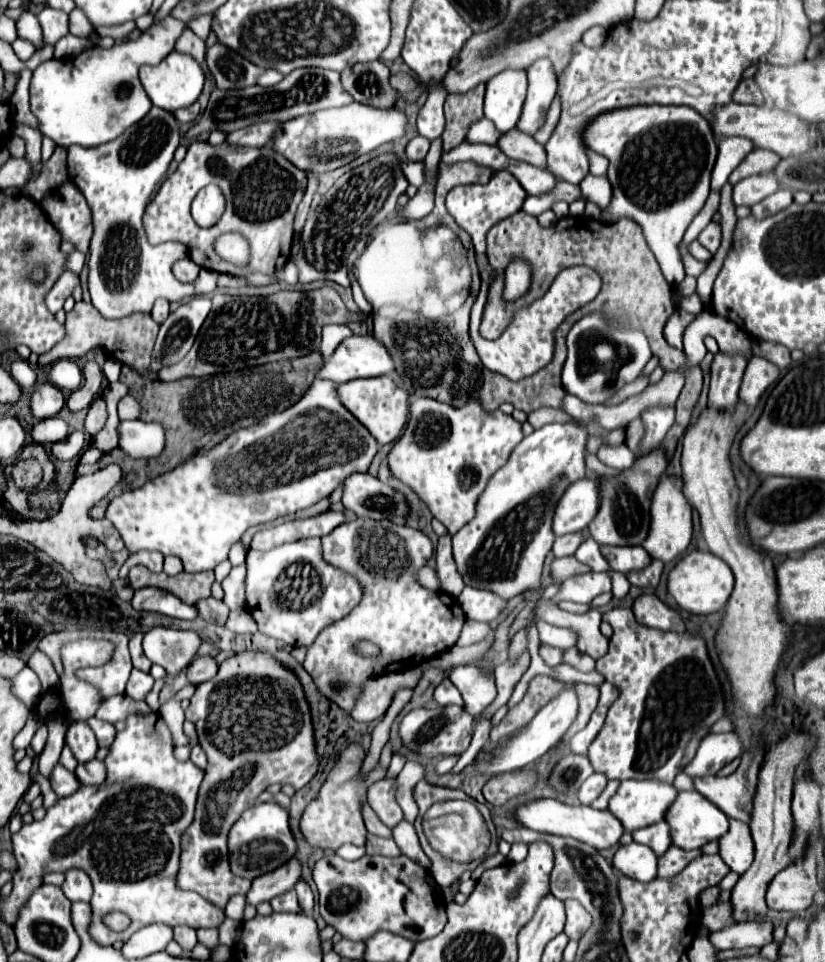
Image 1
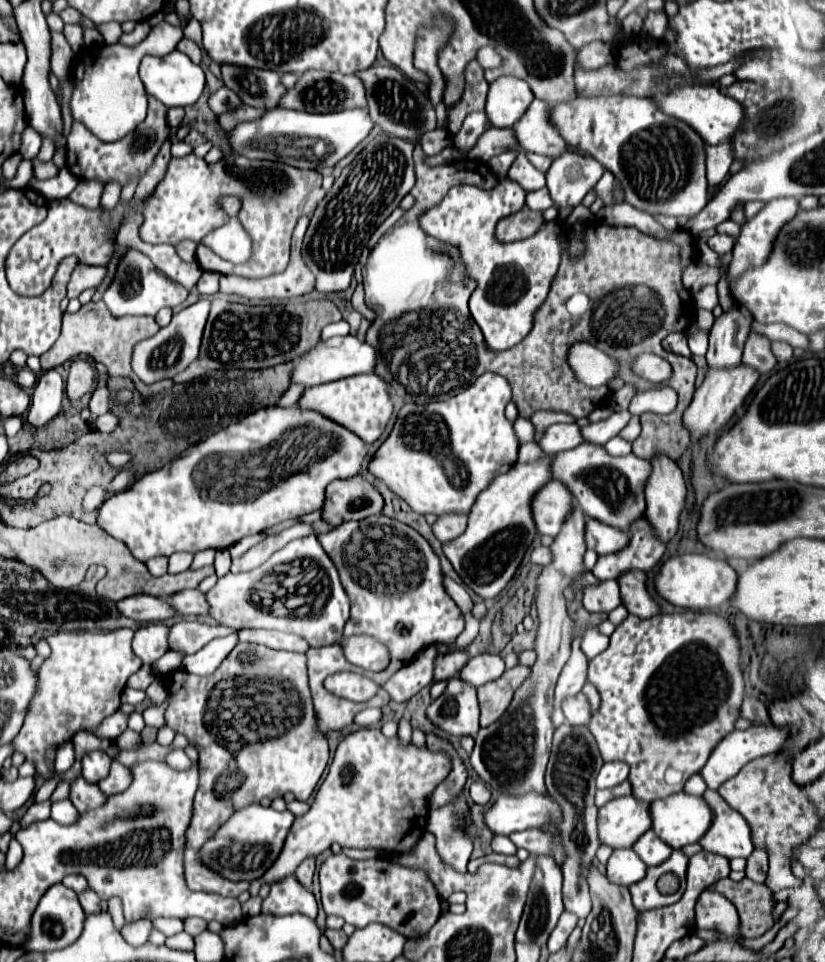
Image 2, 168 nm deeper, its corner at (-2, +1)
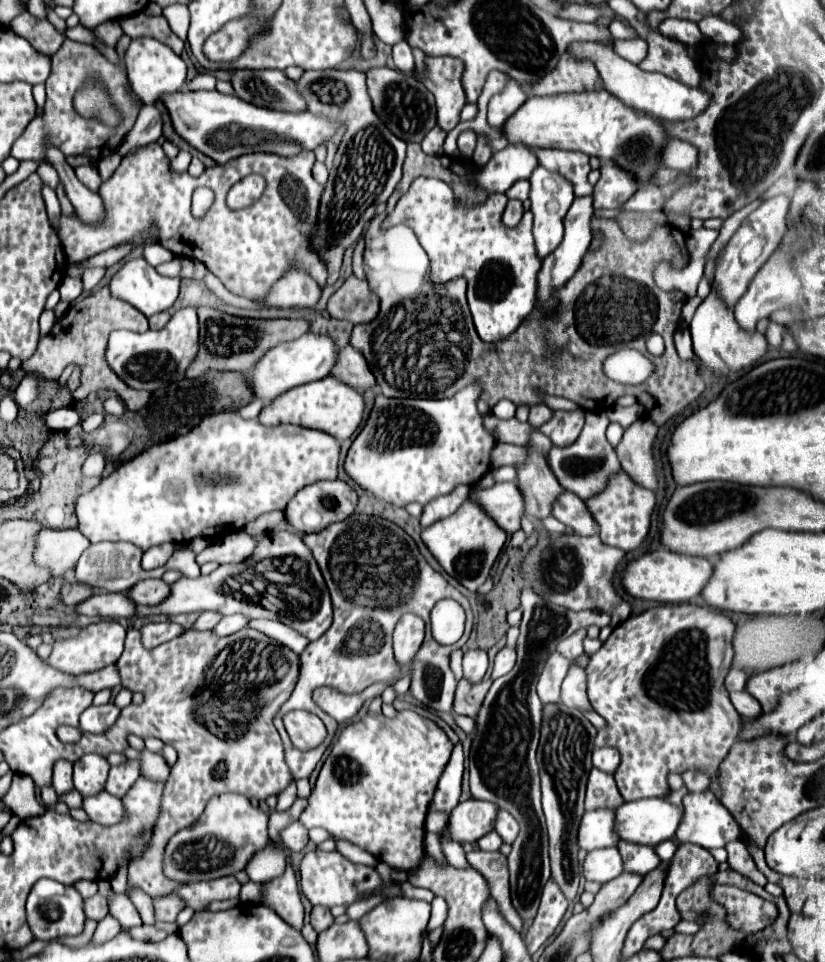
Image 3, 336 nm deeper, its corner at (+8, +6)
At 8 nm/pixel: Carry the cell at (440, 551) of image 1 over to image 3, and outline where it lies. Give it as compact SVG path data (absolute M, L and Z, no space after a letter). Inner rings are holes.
M460 484L460 486L456 486L450 494L438 496L438 498L434 498L432 502L428 502L428 506L424 506L424 512L422 512L422 518L420 518L422 528L426 528L428 524L434 524L434 522L440 520L440 518L446 518L446 516L454 514L454 512L460 508L460 504L468 498L470 490L472 490L470 486Z

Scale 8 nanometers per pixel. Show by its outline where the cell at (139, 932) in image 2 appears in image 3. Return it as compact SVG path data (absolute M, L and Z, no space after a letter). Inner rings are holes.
M108 914L104 920L98 922L96 932L94 932L94 936L92 936L92 944L102 944L102 942L114 938L116 934L120 934L120 930L122 930L120 922L118 922L114 916Z

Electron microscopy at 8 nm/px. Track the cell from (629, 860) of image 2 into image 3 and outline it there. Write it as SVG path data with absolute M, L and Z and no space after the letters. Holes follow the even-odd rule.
M602 848L602 850L588 852L582 862L582 874L586 880L600 882L600 884L620 876L622 858L618 854L618 848Z

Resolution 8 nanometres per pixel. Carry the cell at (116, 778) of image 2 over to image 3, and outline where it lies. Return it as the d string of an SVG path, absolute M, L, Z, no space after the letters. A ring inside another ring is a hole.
M128 760L122 766L112 766L106 782L106 792L118 798L124 798L128 788L132 788L132 784L138 780L138 776L140 776L140 768L136 760Z

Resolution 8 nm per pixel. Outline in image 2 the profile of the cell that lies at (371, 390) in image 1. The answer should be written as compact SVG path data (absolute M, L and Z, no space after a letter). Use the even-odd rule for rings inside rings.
M376 373L354 375L354 377L346 377L344 381L332 381L326 385L310 387L304 391L300 405L306 409L324 413L326 417L338 421L346 429L354 431L368 445L382 437L382 433L386 431L386 425L394 413L394 403L388 395L388 383L382 377L378 377Z

